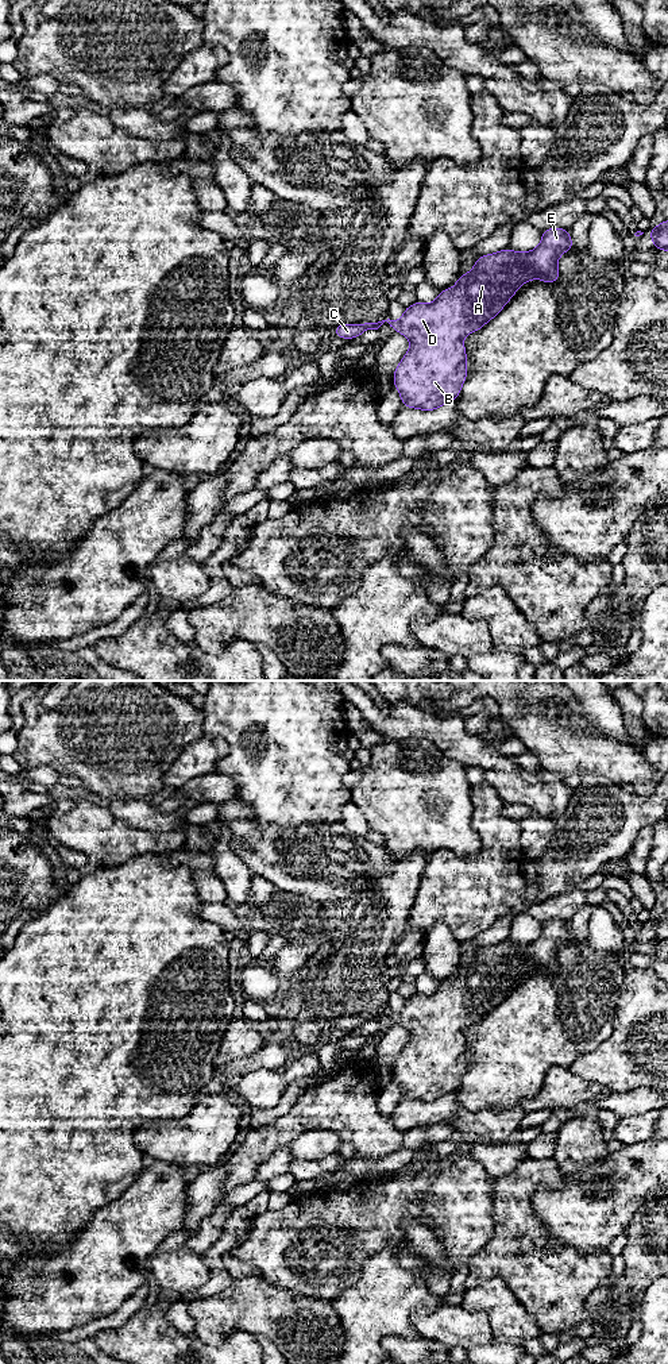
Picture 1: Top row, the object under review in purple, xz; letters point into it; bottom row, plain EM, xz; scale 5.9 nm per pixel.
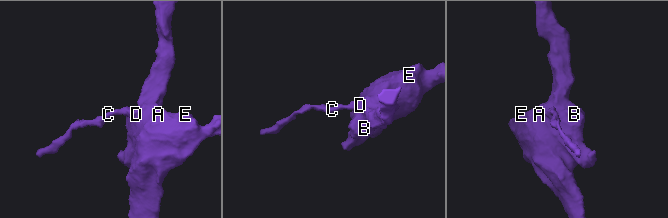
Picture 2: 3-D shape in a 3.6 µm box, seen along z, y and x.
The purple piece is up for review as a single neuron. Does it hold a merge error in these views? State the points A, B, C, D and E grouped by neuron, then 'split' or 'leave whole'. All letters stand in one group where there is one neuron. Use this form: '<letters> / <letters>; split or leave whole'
A B C D E; leave whole

